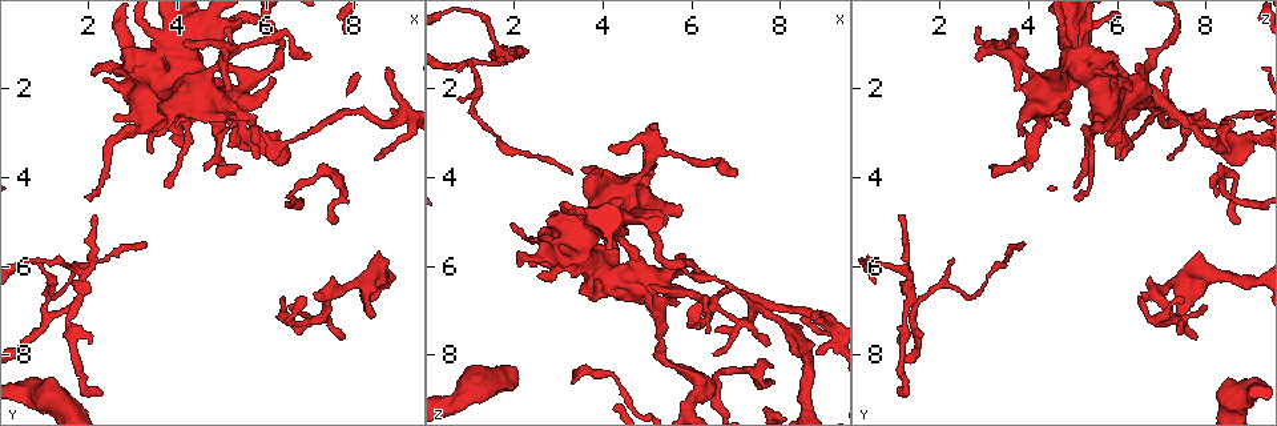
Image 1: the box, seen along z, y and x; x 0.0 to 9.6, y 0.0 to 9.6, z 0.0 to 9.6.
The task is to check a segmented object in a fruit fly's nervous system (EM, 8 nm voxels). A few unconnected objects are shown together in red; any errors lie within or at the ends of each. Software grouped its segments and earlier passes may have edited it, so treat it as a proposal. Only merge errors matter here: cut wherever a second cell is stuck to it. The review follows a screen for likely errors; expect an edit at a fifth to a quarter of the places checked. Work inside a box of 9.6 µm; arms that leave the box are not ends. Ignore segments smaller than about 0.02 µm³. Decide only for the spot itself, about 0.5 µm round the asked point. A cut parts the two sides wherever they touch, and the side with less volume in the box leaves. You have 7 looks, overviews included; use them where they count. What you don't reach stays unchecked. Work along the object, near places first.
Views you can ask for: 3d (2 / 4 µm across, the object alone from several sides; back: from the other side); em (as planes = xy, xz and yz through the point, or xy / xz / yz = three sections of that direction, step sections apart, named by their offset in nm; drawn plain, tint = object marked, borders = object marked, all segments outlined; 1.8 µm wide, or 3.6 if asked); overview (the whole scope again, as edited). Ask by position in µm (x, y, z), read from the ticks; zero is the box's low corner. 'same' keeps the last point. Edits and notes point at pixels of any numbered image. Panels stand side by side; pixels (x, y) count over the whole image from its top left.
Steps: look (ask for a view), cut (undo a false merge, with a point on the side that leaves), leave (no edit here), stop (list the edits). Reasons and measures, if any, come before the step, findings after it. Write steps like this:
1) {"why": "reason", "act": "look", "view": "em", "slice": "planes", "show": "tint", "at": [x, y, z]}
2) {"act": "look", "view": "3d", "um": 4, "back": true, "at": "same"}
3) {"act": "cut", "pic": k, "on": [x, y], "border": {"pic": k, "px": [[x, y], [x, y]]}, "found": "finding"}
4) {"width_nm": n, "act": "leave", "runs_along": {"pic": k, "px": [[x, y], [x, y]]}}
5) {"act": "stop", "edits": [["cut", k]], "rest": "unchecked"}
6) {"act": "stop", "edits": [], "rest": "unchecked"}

{"why": "abrupt turn", "act": "look", "view": "3d", "um": 2, "at": [6.45, 0.80, 3.65]}

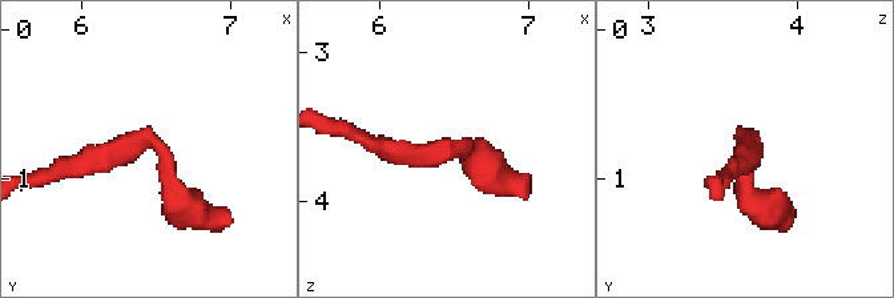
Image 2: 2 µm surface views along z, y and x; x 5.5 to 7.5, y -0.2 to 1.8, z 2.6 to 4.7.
{"act": "look", "view": "em", "slice": "xz", "step": 8, "show": "tint", "at": [6.46, 0.78, 3.68]}

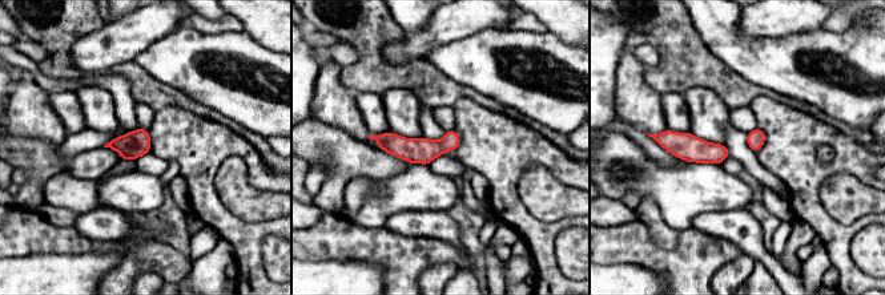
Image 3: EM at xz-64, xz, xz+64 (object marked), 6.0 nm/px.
{"why": "cut it another way", "act": "look", "view": "em", "slice": "planes", "show": "tint", "at": "same"}

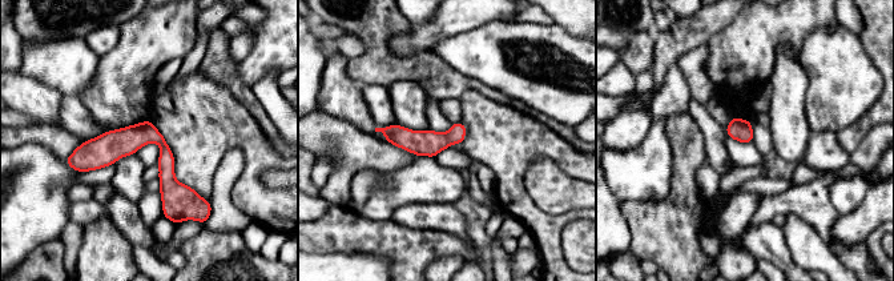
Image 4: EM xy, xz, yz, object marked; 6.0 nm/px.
{"width_nm": 130, "act": "leave", "runs_along": {"pic": 4, "px": [[72, 160], [156, 137], [166, 179], [200, 201]]}, "found": "continuous, no second cell"}

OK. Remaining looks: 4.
{"why": "thin arm on a thick one", "act": "look", "view": "3d", "um": 4, "at": [5.20, 2.10, 6.30]}

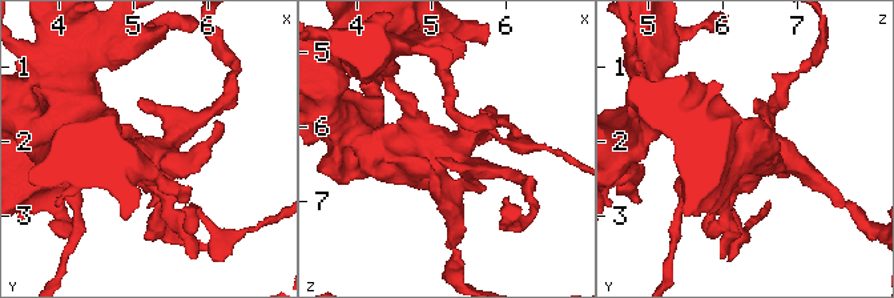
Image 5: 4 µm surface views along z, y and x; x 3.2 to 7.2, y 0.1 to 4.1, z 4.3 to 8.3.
{"act": "look", "view": "em", "slice": "planes", "show": "tint", "at": [5.25, 2.10, 6.35]}

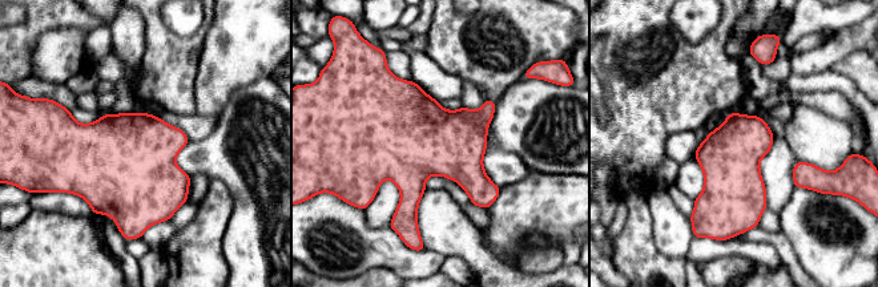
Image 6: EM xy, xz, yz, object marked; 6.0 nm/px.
{"act": "leave", "found": "all the same cell"}

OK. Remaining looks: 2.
{"why": "sharp bend", "act": "look", "view": "3d", "um": 4, "back": true, "at": [7.15, 7.30, 7.30]}

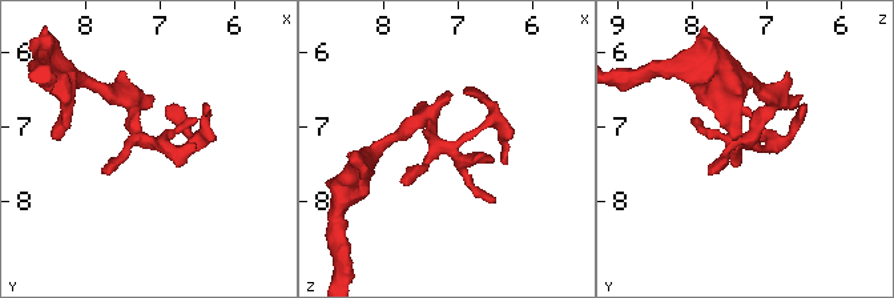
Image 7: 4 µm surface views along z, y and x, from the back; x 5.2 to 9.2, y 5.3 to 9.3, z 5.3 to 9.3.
{"act": "look", "view": "em", "slice": "planes", "show": "tint", "at": [7.05, 7.20, 7.25]}

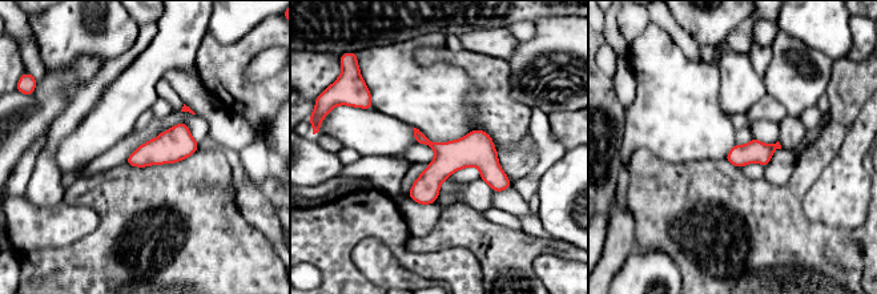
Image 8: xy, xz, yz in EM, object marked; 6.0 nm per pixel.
{"act": "leave", "runs_along": {"pic": 8, "px": [[417, 133], [446, 153], [474, 153], [506, 184]]}, "found": "all the same cell"}

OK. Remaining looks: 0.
{"act": "stop", "edits": [], "rest": "unchecked"}

